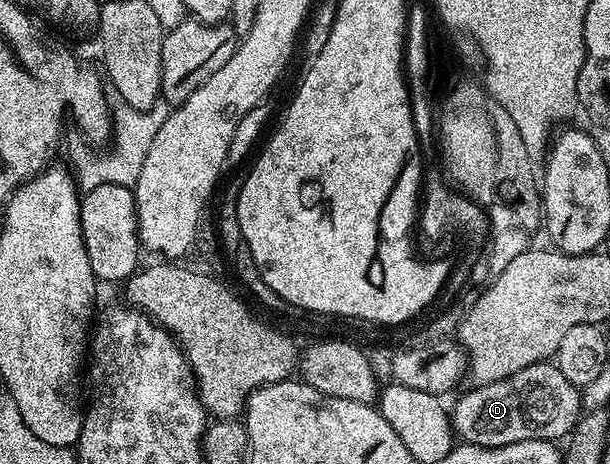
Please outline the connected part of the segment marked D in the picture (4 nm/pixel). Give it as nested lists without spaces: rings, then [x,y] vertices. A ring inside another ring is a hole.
[[[549,360],[523,368],[505,380],[471,388],[455,406],[452,405],[450,413],[452,431],[458,439],[481,447],[504,447],[505,444],[533,439],[555,442],[570,435],[582,414],[580,389]]]

